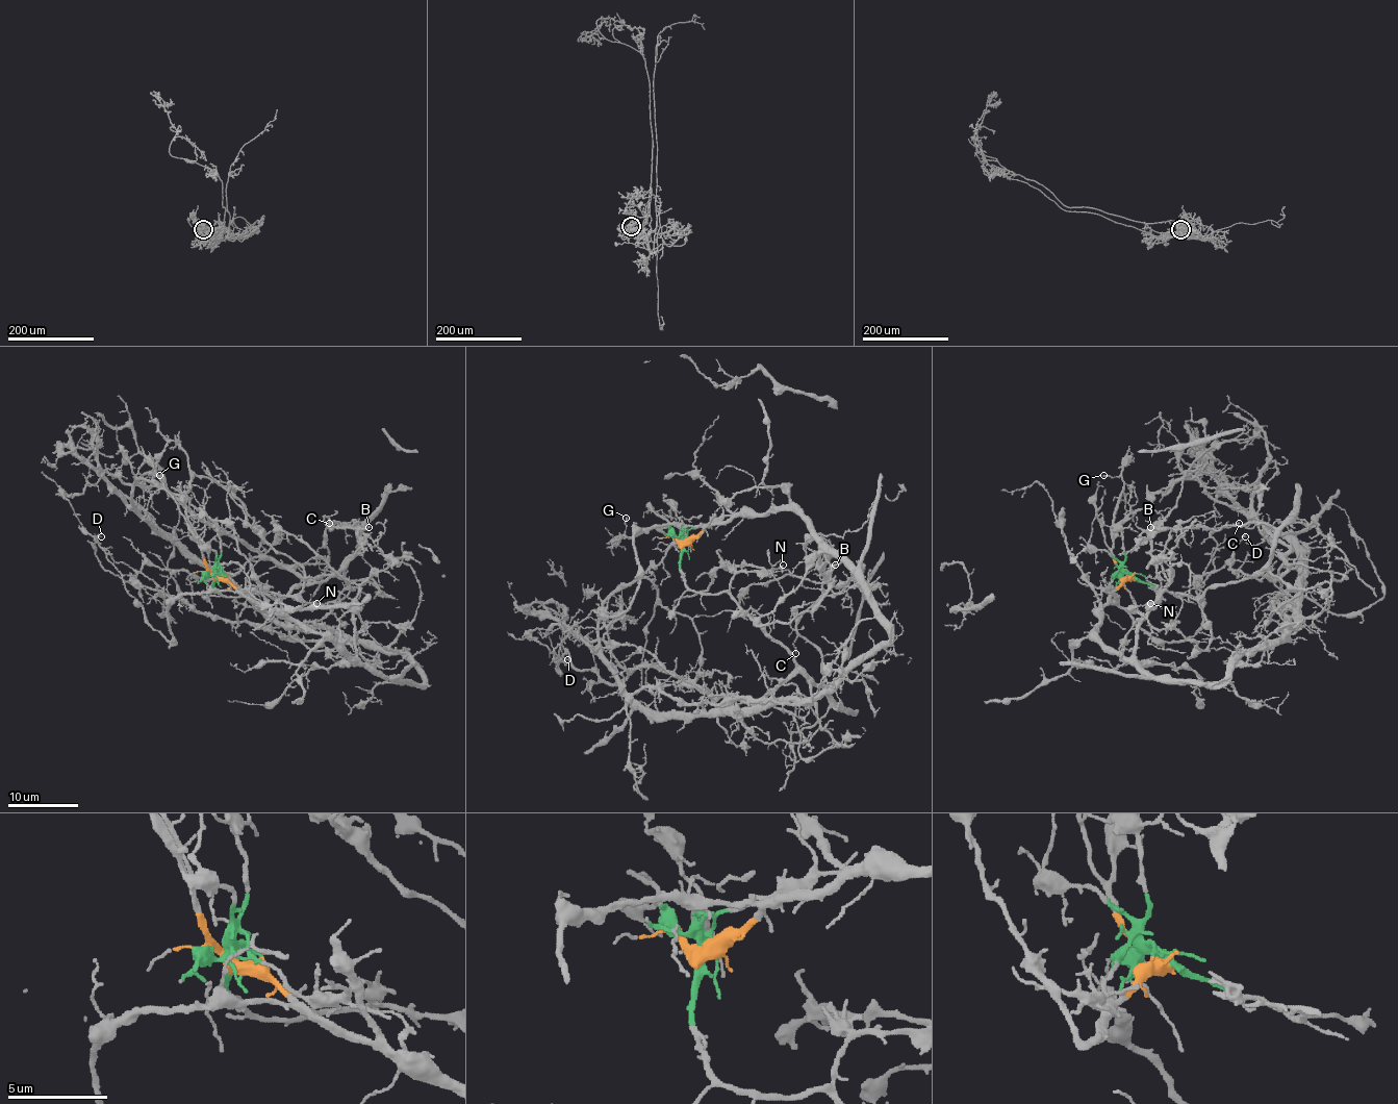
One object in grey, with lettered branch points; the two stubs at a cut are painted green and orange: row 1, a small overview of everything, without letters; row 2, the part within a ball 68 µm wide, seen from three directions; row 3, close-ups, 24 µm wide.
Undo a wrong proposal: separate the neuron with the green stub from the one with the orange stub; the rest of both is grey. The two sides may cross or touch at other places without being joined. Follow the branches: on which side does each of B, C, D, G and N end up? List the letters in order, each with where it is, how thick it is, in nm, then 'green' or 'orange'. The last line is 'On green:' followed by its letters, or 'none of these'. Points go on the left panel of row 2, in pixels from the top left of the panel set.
B: at (369, 527); 170 nm thick; green
C: at (329, 523); 150 nm thick; green
D: at (101, 536); 120 nm thick; orange
G: at (159, 475); 140 nm thick; orange
N: at (316, 603); 120 nm thick; green
On green: B, C, N

